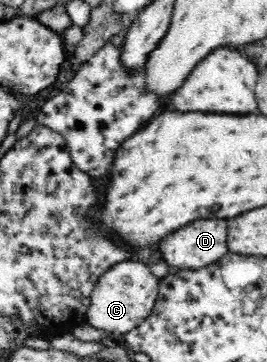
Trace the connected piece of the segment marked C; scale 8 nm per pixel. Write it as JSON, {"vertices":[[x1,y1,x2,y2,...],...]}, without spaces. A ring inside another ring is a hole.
{"vertices":[[125,259,114,263,101,275,92,289,86,322,97,329,110,331,114,340,117,340,151,313,158,298,159,280,149,266,138,259]]}

